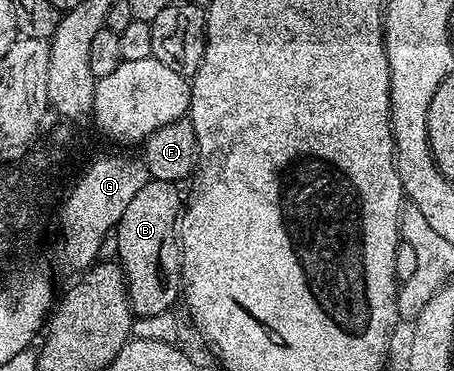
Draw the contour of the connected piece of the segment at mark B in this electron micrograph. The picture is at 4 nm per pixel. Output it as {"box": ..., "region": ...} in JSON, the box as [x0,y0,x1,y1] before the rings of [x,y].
{"box":[114,180,182,315],"region":[[[149,180],[144,187],[130,200],[130,205],[126,207],[126,212],[122,212],[122,220],[116,225],[114,231],[114,242],[116,238],[116,254],[118,265],[124,271],[124,282],[128,285],[128,302],[132,305],[133,315],[157,314],[166,312],[175,304],[174,284],[170,280],[162,278],[160,264],[162,262],[162,252],[165,253],[170,246],[170,239],[173,230],[177,228],[182,213],[182,194],[179,194],[177,183],[158,182]]]}

